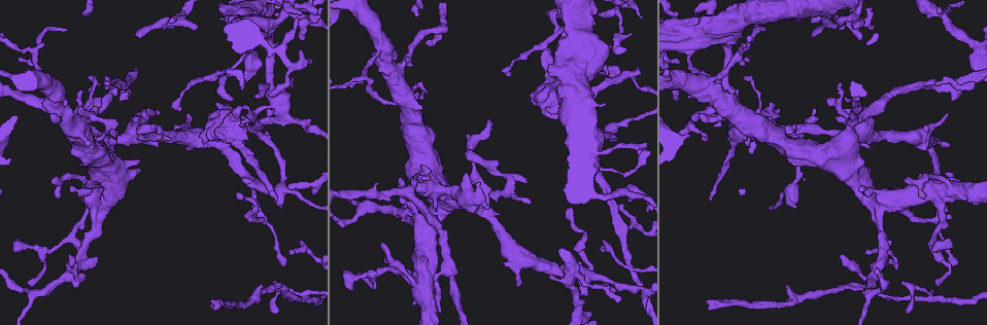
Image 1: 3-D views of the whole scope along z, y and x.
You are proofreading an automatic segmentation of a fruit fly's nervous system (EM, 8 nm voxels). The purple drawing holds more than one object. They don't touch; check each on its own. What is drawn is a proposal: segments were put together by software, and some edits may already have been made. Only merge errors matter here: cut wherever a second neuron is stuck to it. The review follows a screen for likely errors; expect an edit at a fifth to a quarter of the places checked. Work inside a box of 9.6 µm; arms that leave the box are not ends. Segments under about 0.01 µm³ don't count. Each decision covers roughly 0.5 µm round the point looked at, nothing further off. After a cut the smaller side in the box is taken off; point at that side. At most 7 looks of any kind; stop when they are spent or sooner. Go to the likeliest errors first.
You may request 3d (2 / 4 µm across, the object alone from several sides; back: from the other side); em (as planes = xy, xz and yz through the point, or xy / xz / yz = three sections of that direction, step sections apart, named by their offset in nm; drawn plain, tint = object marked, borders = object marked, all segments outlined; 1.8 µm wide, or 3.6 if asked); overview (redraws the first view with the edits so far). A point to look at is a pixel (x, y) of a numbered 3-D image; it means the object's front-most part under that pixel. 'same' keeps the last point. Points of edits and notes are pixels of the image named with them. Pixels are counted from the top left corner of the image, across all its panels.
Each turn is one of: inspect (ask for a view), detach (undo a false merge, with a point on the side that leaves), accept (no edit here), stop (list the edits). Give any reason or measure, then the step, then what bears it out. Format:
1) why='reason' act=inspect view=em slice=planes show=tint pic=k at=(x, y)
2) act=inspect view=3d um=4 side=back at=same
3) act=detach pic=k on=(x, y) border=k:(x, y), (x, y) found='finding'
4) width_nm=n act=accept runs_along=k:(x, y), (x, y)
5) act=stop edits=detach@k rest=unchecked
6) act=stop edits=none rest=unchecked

why='abrupt turn' act=inspect view=em slice=yz step=8 show=tint pic=1 at=(629, 264)

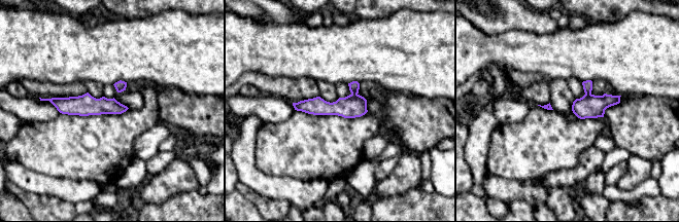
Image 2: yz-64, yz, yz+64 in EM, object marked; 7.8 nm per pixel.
act=detach pic=2 on=(354, 85) border=2:(351, 93), (357, 94) found='a second neuron is stuck on'

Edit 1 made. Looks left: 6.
act=inspect view=overview

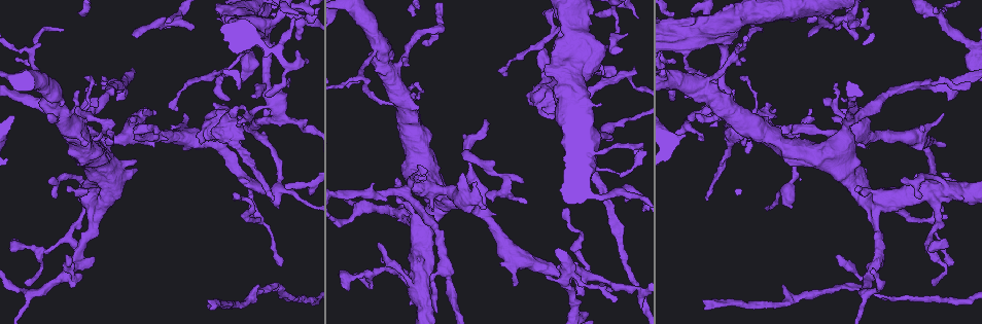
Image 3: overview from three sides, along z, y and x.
why='branch point' act=inspect view=3d um=2 pic=3 at=(258, 216)

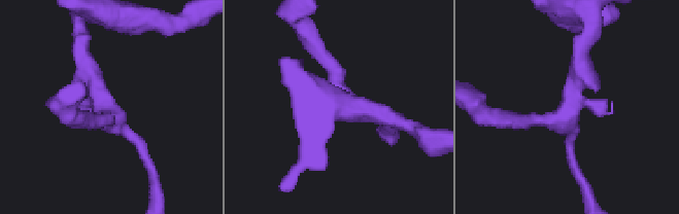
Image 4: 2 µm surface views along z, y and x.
act=inspect view=em slice=xy step=4 show=tint pic=4 at=(565, 114)

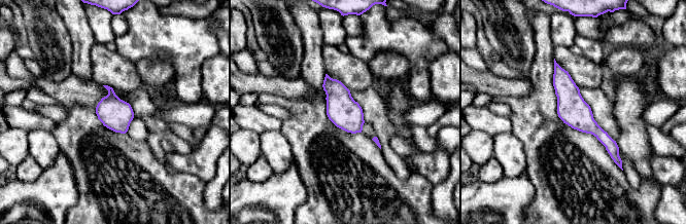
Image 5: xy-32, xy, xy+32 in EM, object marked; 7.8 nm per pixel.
why='another direction' act=inspect view=em slice=planes show=tint at=same

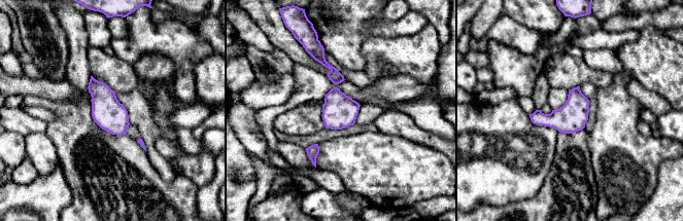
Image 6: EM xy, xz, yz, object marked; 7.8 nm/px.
act=accept found='one neuron here'

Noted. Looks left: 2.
why='four or more arms meet' act=inspect view=em slice=planes show=tint pic=3 at=(274, 98)

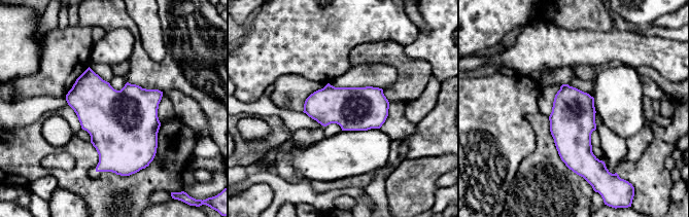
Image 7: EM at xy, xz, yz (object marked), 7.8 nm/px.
act=accept found='all the same neuron'

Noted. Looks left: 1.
act=stop edits=detach@2 rest=unchecked

